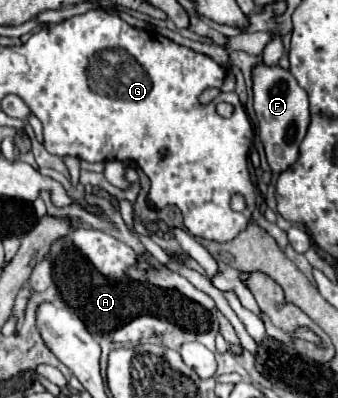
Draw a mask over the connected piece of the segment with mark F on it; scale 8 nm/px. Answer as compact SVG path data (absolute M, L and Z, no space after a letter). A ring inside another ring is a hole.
M256 65L252 75L254 75L254 109L258 117L260 141L264 145L270 169L274 173L282 173L288 167L292 167L298 159L298 147L310 123L308 97L306 91L294 79L294 75L290 71L284 71L282 67Z

